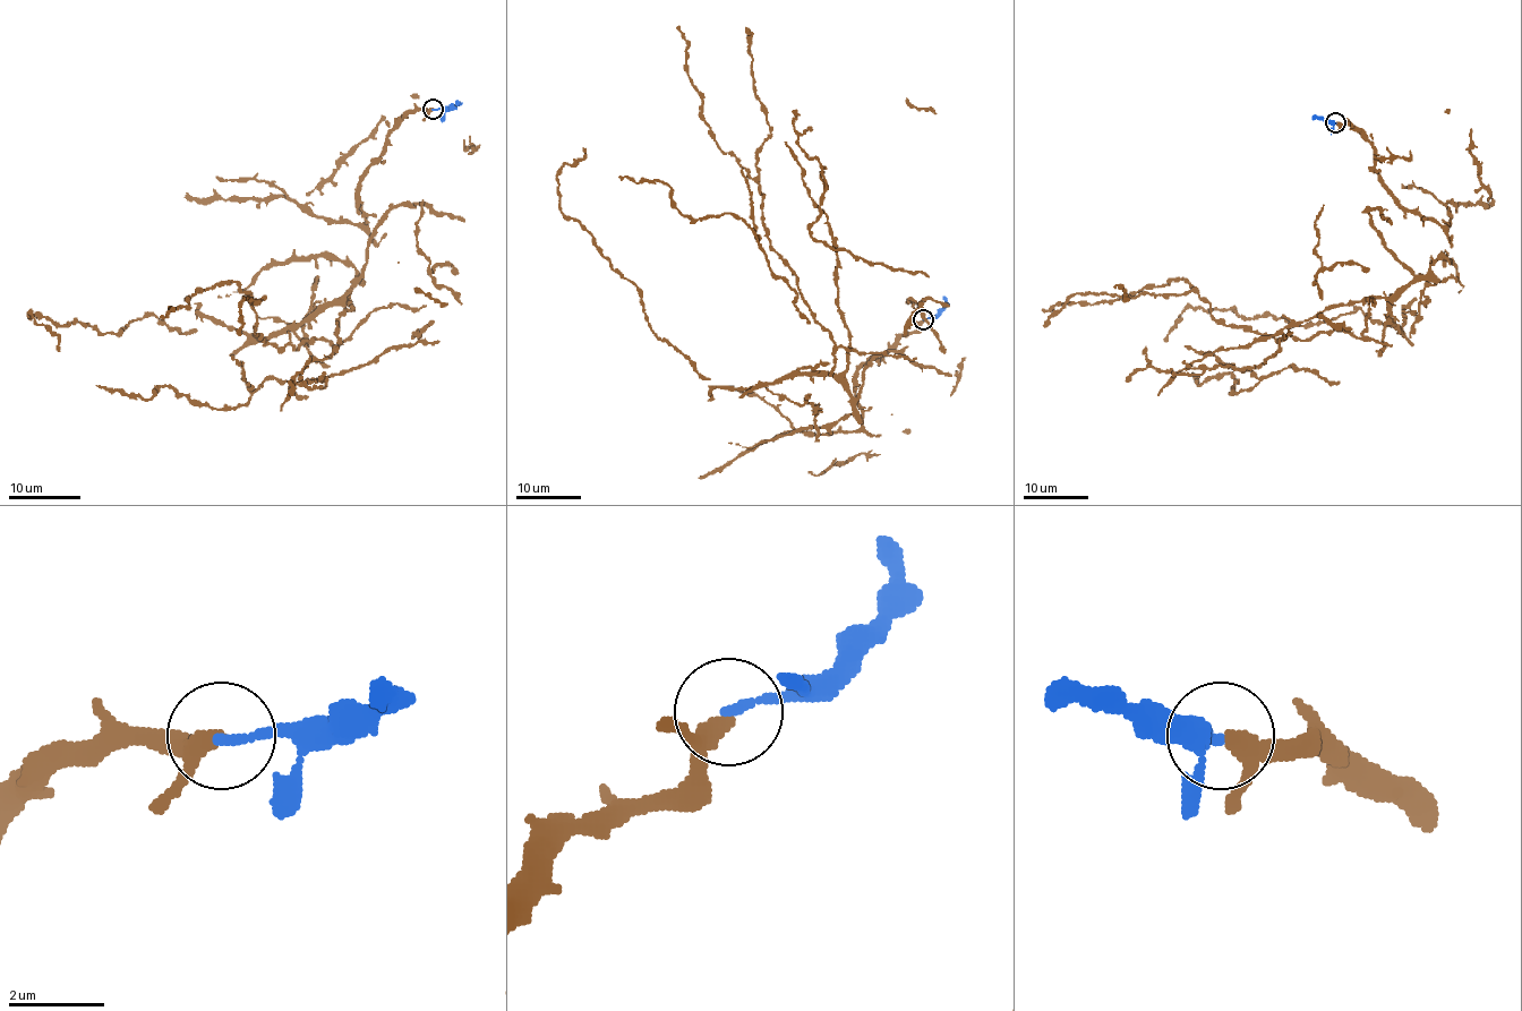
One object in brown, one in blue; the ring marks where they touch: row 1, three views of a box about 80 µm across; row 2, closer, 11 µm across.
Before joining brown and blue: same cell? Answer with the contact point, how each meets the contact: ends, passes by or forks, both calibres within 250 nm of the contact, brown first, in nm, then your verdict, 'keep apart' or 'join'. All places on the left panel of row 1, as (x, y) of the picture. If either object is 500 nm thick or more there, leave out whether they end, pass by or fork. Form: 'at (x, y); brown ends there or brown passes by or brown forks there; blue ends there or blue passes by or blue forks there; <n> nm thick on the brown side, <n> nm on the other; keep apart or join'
at (433, 109); brown passes by; blue ends there; 280 nm thick on the brown side, 200 nm on the other; join

